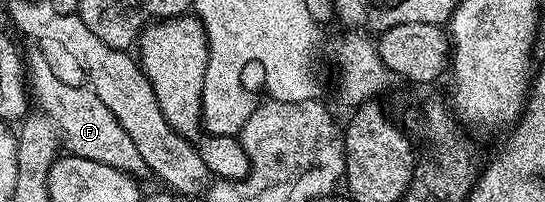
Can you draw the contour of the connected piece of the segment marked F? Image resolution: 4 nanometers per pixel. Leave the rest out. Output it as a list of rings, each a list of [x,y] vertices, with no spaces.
[[[31,47],[23,57],[27,72],[27,83],[32,98],[46,114],[43,114],[55,127],[60,142],[74,157],[81,157],[97,164],[111,166],[112,169],[130,176],[139,177],[146,172],[145,161],[137,151],[135,141],[123,129],[109,107],[101,101],[94,88],[69,86],[53,76],[45,55],[38,47]]]

